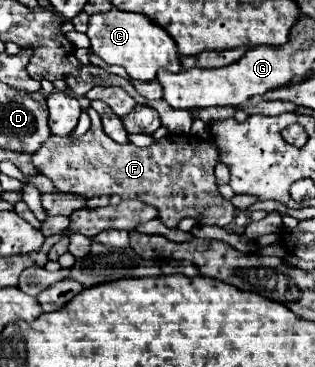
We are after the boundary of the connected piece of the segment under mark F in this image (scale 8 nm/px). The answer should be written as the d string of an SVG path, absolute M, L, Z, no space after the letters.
M88 109L92 127L80 139L72 141L68 137L52 135L40 151L32 155L34 167L50 177L54 185L64 193L80 193L84 197L96 195L120 195L122 199L140 199L158 209L158 217L166 227L176 227L180 219L192 217L200 225L228 227L236 217L236 207L224 199L218 191L214 165L218 163L218 153L194 135L164 137L150 147L136 147L132 143L120 145L112 141L100 123L100 115Z

